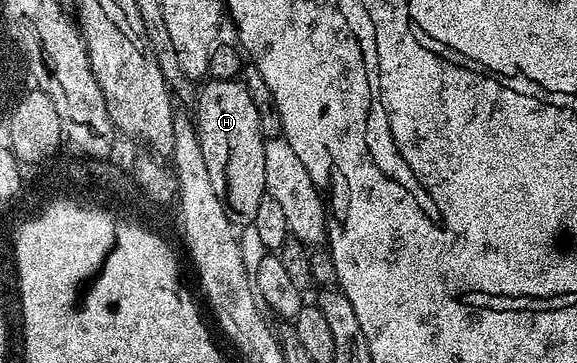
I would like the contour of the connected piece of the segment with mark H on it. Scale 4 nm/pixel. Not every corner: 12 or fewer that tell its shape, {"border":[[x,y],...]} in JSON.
{"border":[[208,79],[201,148],[231,152],[235,222],[267,195],[267,140],[242,79]]}

